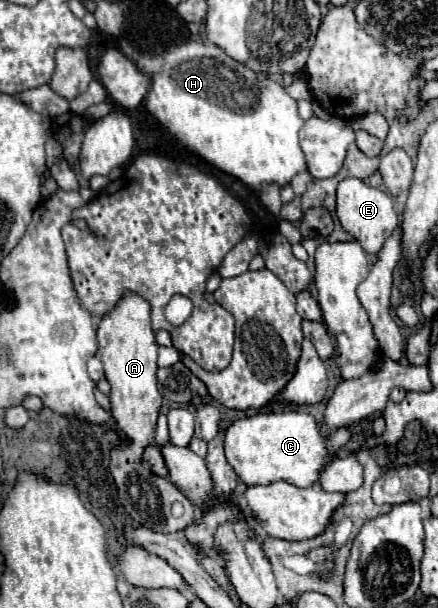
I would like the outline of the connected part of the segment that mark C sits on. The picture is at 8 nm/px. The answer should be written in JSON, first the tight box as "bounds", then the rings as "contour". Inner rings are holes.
{"bounds":[224,410,336,488],"contour":[[[292,410],[292,412],[258,412],[254,416],[246,416],[246,418],[232,422],[226,430],[224,450],[226,450],[226,458],[228,458],[230,466],[236,470],[236,474],[240,476],[240,480],[246,486],[258,486],[258,484],[266,486],[266,484],[284,480],[298,488],[310,488],[320,480],[320,474],[324,472],[324,468],[336,458],[328,450],[328,434],[322,432],[320,422],[312,414],[296,412],[296,410]]]}

